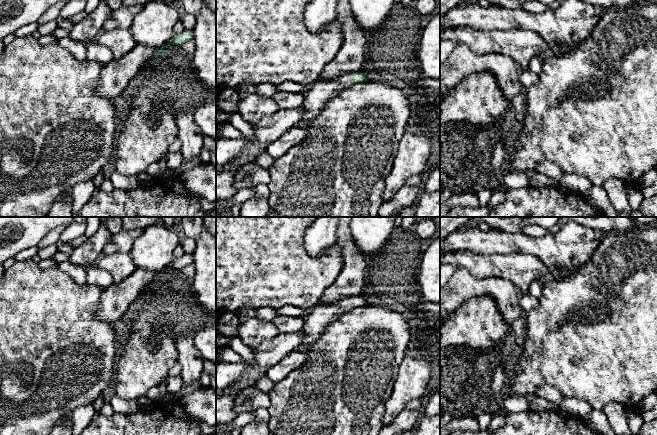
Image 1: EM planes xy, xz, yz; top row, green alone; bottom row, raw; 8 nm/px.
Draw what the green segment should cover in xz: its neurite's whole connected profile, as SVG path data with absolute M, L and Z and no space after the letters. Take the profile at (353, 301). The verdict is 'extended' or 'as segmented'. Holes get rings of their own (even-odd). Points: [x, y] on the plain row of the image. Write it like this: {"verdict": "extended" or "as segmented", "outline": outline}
{"verdict": "extended", "outline": "M358 295L341 298L334 304L315 306L313 312L305 319L300 346L315 342L337 314L347 313L351 309L366 305L367 300Z"}

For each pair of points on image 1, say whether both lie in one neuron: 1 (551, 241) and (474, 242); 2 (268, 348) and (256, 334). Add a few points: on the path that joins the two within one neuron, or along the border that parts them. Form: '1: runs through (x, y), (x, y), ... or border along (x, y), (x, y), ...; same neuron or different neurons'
1: runs through (532, 243), (493, 242); same neuron
2: border along (279, 332), (272, 338), (262, 342), (254, 350); different neurons

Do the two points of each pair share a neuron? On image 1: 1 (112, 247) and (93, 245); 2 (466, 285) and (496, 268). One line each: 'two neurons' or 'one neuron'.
1: two neurons
2: two neurons

